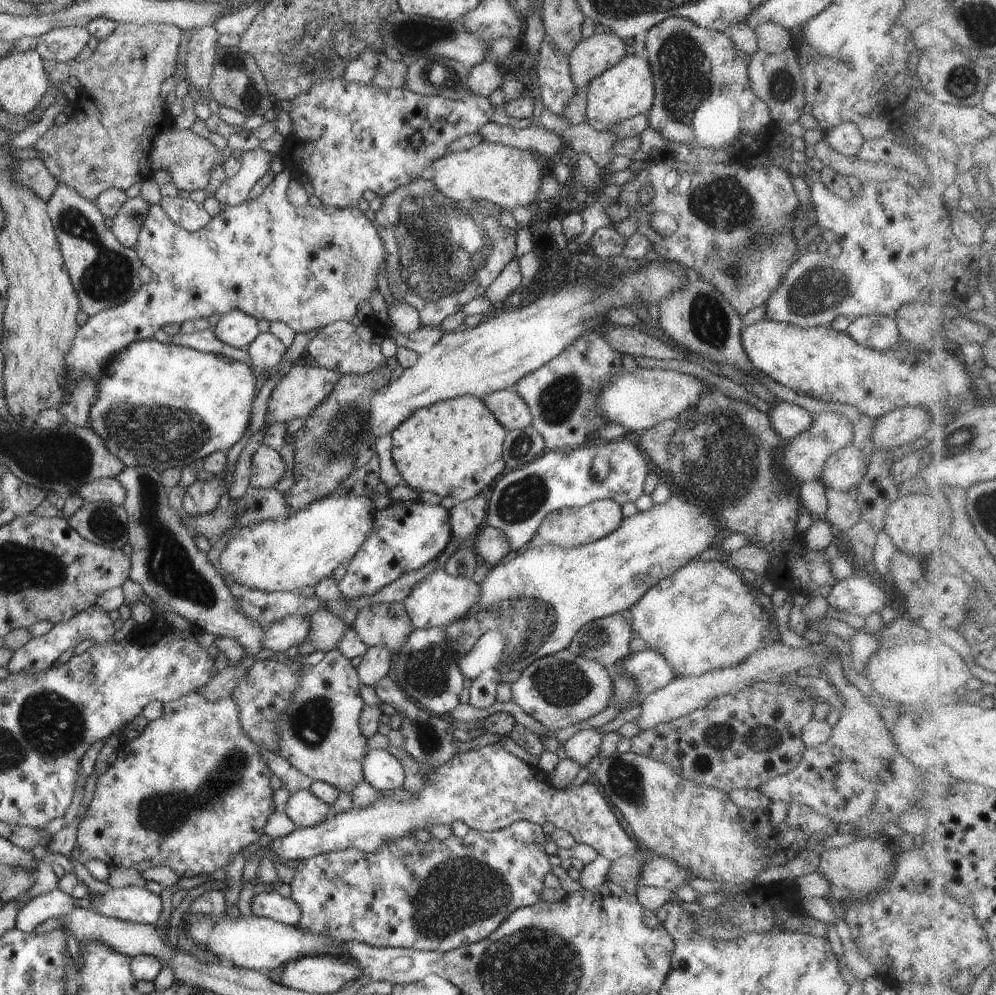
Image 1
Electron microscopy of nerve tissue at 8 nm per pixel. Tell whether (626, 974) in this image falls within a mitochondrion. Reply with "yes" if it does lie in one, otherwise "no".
no

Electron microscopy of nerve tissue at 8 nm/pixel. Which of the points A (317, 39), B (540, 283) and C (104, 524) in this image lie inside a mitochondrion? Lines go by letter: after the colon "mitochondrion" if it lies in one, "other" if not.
A: mitochondrion
B: other
C: mitochondrion

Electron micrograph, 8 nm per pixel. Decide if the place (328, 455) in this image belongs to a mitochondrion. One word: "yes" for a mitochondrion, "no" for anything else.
yes

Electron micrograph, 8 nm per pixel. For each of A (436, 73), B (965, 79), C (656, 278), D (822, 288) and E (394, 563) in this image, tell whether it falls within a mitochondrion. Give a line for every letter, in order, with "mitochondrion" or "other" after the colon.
A: mitochondrion
B: mitochondrion
C: other
D: mitochondrion
E: other

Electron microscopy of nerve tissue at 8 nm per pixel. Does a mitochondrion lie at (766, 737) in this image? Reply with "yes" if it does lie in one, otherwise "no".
yes

